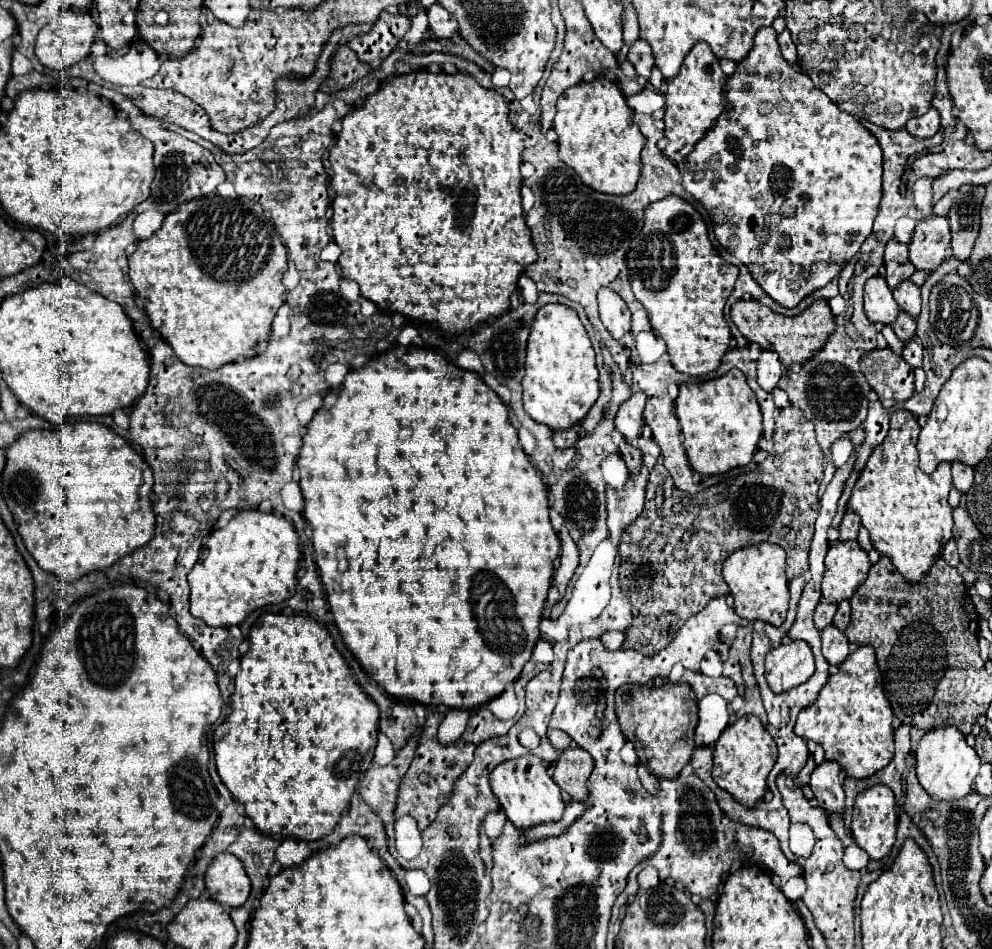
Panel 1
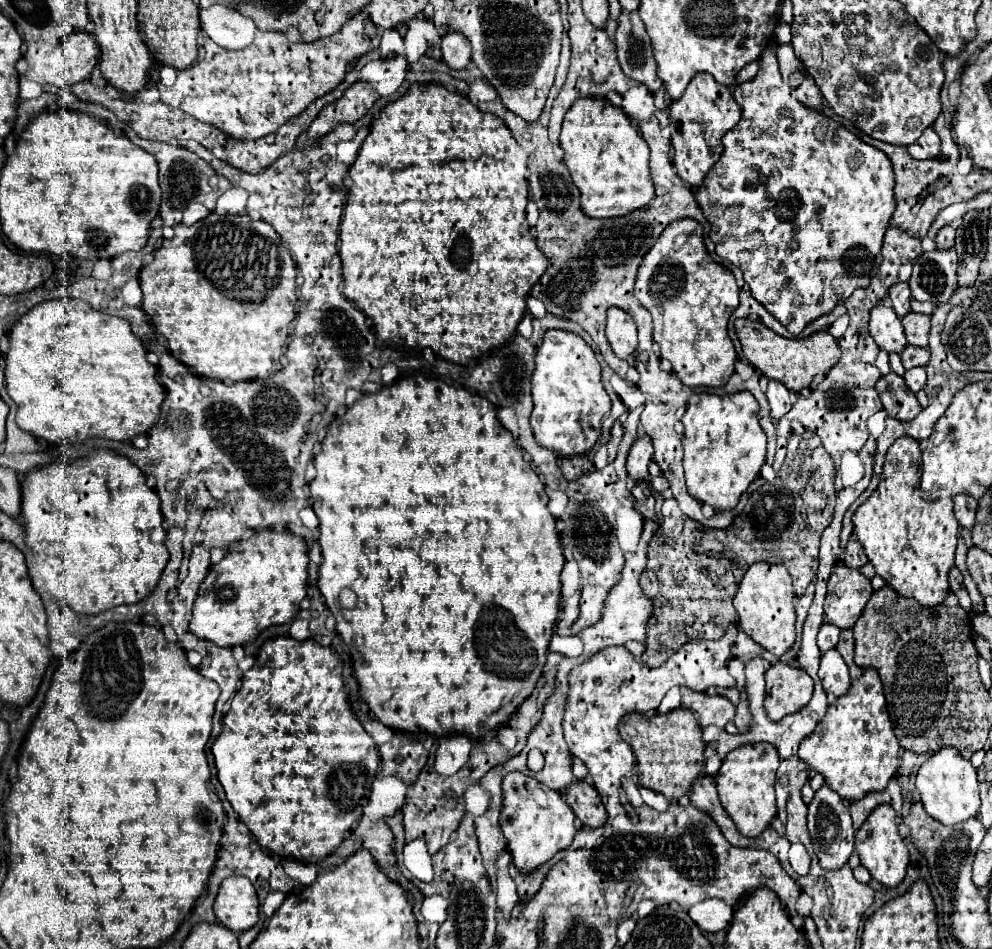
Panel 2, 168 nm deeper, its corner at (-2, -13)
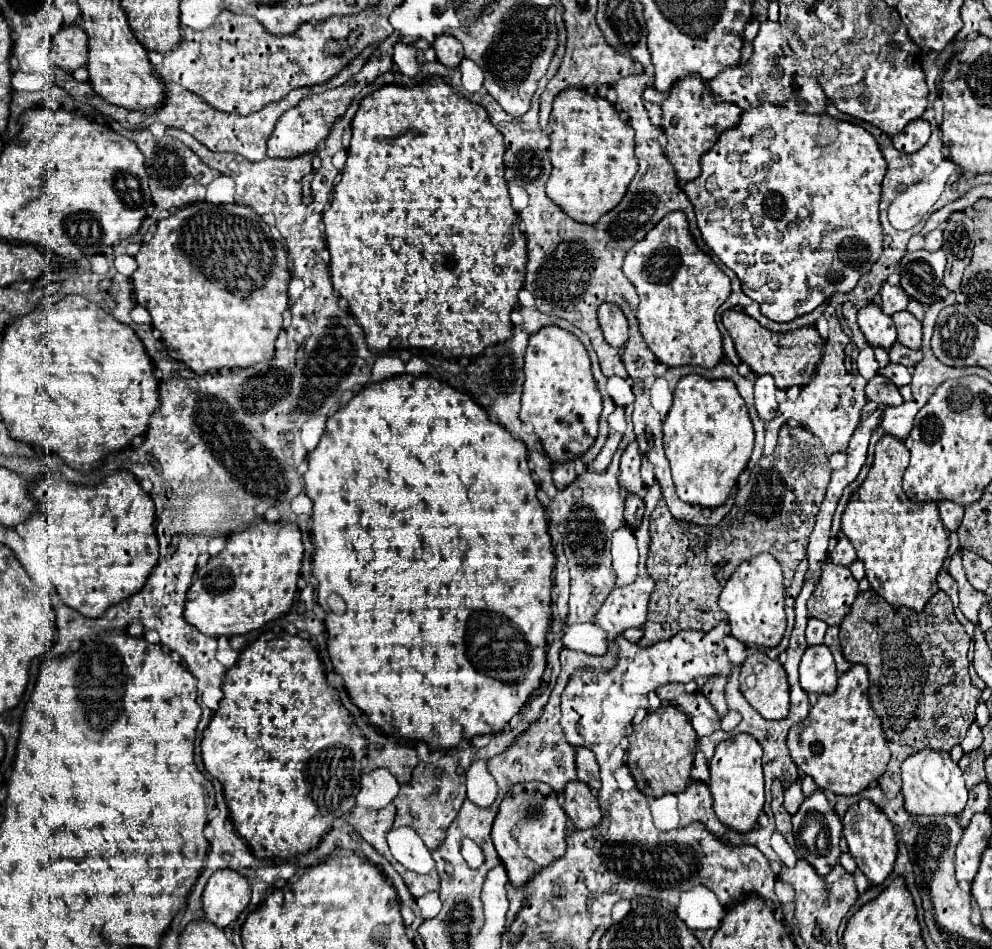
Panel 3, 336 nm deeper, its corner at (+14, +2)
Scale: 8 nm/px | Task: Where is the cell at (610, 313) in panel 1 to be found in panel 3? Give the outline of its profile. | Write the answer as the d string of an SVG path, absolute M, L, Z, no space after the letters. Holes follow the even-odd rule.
M602 303L598 307L598 323L602 327L604 339L612 347L622 347L628 341L628 321L618 305Z

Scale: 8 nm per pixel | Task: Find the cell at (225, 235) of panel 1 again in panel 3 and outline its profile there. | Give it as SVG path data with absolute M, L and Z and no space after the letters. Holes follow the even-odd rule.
M208 201L192 203L182 209L178 209L176 215L170 215L162 221L158 221L156 231L150 241L142 243L140 251L134 255L138 269L132 273L132 285L134 285L134 297L136 301L148 309L152 327L160 331L160 339L168 349L168 355L172 359L182 361L188 369L192 369L196 375L204 375L210 371L220 371L220 369L244 369L250 365L256 365L260 361L268 361L274 357L274 341L282 329L282 313L288 309L288 255L282 245L282 241L272 233L272 229L260 219L258 213L254 213L246 205L214 205Z

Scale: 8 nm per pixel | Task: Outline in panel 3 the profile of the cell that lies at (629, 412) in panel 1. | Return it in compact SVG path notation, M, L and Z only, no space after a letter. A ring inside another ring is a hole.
M632 441L620 459L620 485L628 491L628 493L640 493L644 487L644 481L640 477L640 461L642 461L642 453L638 449L638 443Z

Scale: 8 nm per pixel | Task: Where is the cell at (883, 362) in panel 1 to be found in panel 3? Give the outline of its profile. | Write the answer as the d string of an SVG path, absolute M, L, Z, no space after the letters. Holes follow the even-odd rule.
M876 373L868 385L866 385L866 399L878 403L880 407L896 407L900 405L904 399L898 393L898 387L892 385L892 381L888 381L888 377Z

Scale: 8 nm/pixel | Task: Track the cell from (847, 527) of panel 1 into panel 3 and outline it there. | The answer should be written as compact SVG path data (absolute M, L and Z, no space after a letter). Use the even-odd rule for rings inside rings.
M842 537L842 539L838 539L834 551L830 553L830 559L838 565L850 565L856 559L856 551L854 551L852 543L846 537Z

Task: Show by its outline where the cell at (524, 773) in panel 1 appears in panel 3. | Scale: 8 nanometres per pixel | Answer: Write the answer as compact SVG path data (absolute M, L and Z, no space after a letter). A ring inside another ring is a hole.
M524 781L514 783L508 789L494 819L492 841L512 885L518 887L528 883L528 879L538 873L544 863L552 863L556 857L562 857L566 849L566 823L568 817L558 803L556 791L546 783Z

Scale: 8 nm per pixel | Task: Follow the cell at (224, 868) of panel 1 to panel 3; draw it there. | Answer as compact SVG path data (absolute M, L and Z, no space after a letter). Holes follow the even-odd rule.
M218 869L206 883L202 905L206 919L216 927L228 927L250 903L250 885L234 869Z

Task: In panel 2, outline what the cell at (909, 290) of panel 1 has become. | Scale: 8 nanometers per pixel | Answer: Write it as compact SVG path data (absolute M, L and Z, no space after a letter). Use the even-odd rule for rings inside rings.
M910 312L902 320L904 332L908 338L908 344L928 348L928 336L930 336L930 316Z

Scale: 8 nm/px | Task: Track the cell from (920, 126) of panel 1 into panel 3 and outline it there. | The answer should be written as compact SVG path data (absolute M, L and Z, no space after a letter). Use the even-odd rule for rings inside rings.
M914 119L912 123L908 123L904 127L904 131L900 131L896 137L892 137L892 143L898 151L904 153L914 153L920 147L924 147L928 143L930 137L930 125L924 119Z

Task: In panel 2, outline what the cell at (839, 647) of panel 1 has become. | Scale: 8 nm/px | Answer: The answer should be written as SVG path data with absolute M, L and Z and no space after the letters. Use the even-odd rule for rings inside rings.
M828 650L822 654L818 676L822 680L824 692L834 694L834 696L844 696L852 682L850 674L848 674L848 666L842 660L840 652L836 652L836 650Z

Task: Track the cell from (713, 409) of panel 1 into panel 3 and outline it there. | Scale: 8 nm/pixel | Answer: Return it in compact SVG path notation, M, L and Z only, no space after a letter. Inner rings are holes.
M686 375L678 381L674 389L674 405L670 407L664 419L664 449L672 467L672 479L676 485L676 493L682 501L700 505L700 507L718 507L722 505L732 487L738 481L740 471L746 467L754 447L754 429L748 417L748 409L744 399L740 397L736 385L728 379L704 379L700 375Z

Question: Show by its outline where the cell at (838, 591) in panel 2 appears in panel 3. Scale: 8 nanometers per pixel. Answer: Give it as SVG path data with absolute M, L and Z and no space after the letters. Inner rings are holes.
M826 561L820 571L818 585L808 599L808 611L812 617L826 621L828 625L840 625L858 593L858 581L848 567Z

